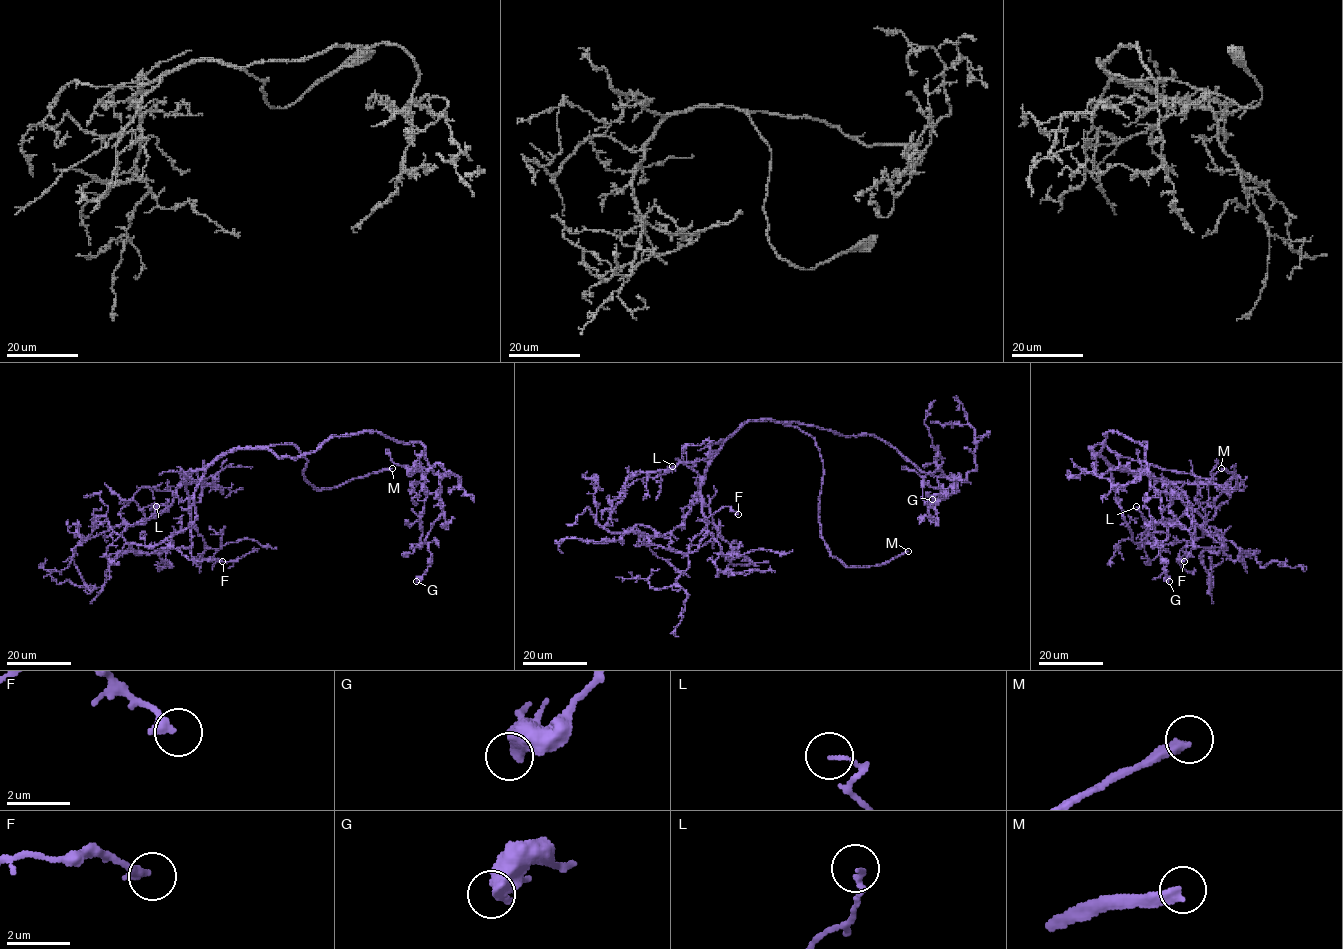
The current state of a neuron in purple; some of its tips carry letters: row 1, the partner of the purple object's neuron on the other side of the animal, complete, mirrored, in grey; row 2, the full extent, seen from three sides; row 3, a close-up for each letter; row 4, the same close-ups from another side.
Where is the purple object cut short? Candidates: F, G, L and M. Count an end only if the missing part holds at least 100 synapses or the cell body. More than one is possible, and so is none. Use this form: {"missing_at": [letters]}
{"missing_at": ["M"]}

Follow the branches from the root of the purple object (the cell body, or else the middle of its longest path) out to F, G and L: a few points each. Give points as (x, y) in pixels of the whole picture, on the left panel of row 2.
F: (224, 454), (204, 469), (191, 470), (184, 478), (189, 503), (192, 557), (198, 561), (222, 561)
G: (224, 454), (299, 457), (363, 432), (420, 442), (441, 513), (416, 581)
L: (224, 454), (205, 469), (188, 527), (153, 546), (126, 543), (111, 560), (107, 547), (156, 506)

